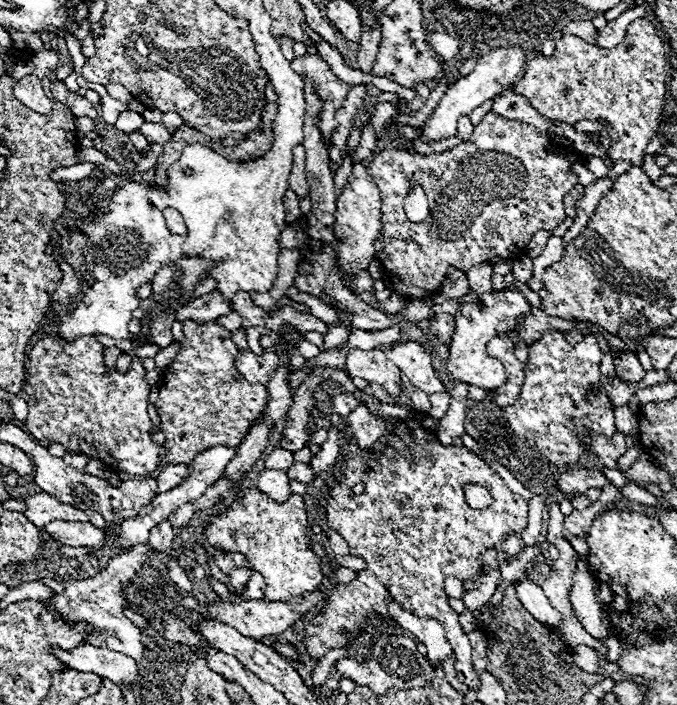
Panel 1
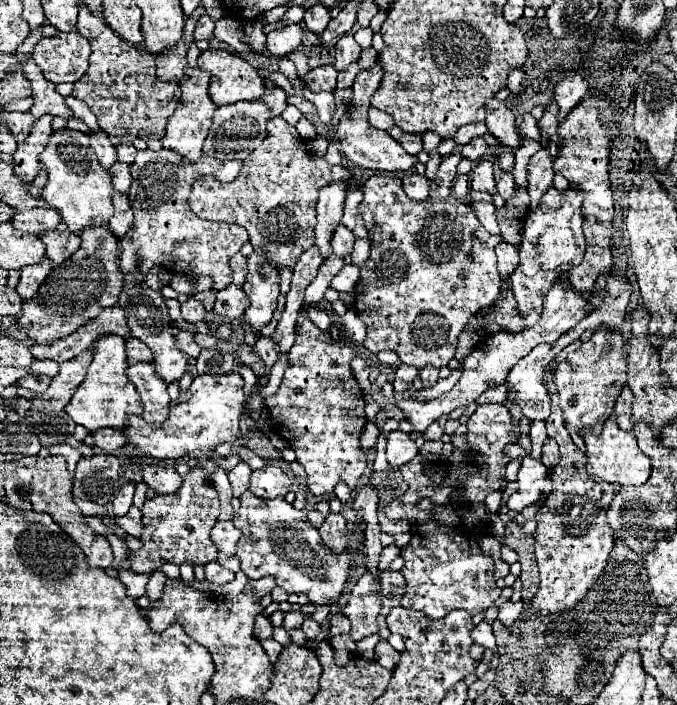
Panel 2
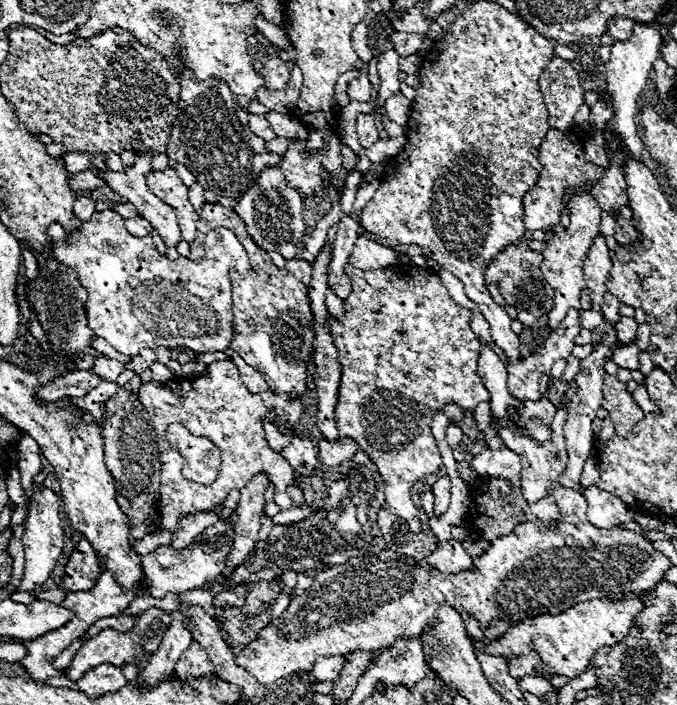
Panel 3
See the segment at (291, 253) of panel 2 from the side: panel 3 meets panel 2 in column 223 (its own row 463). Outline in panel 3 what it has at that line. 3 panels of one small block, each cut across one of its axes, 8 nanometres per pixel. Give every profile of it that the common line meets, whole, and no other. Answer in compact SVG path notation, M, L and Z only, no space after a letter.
M172 424L166 432L172 448L176 448L182 458L182 474L198 484L212 484L220 472L220 450L208 438L194 436L182 424Z

